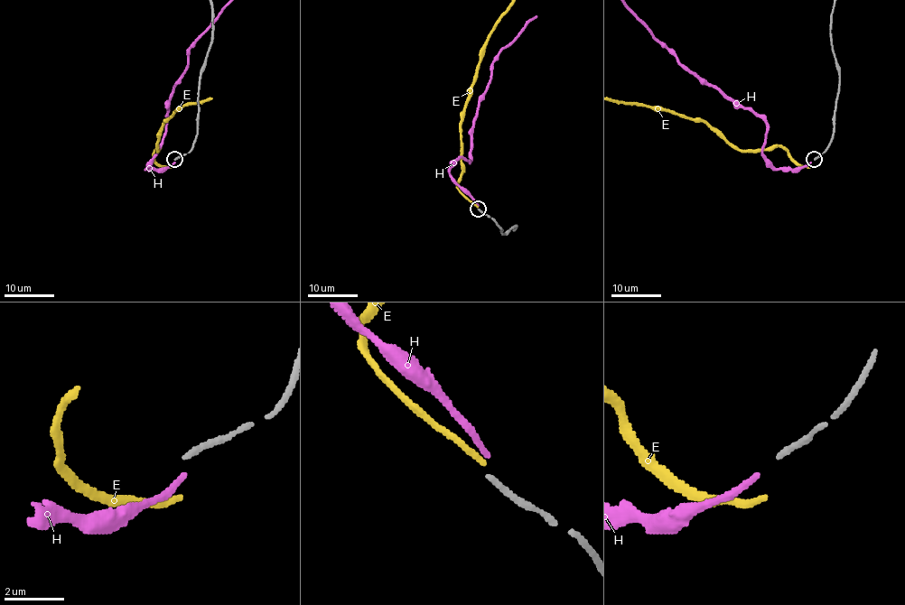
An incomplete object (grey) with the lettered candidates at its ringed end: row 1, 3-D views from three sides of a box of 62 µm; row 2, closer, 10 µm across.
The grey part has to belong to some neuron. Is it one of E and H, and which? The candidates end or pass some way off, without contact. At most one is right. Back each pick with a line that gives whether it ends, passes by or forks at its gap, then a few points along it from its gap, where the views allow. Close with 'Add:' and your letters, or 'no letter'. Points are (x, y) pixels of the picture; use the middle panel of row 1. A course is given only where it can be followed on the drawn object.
Add: no letter

